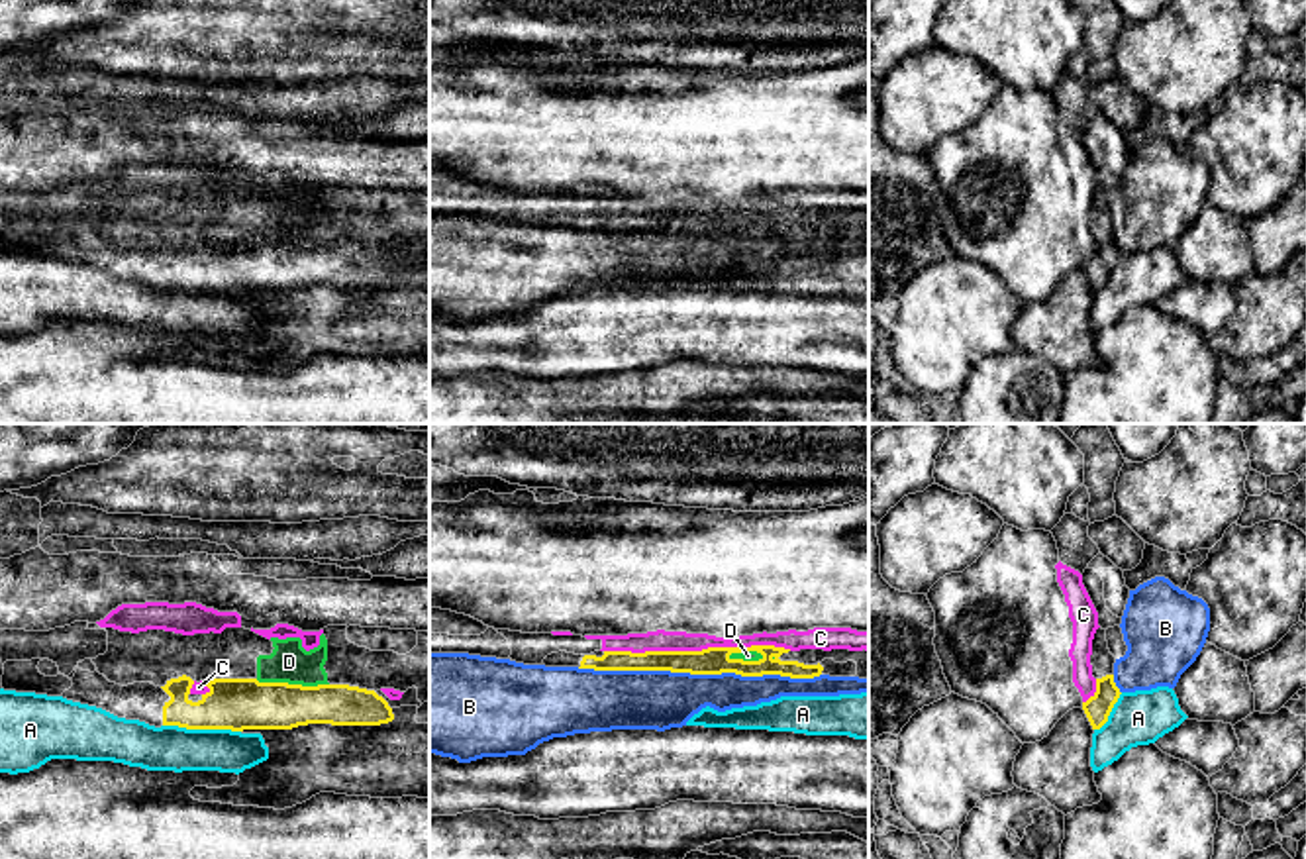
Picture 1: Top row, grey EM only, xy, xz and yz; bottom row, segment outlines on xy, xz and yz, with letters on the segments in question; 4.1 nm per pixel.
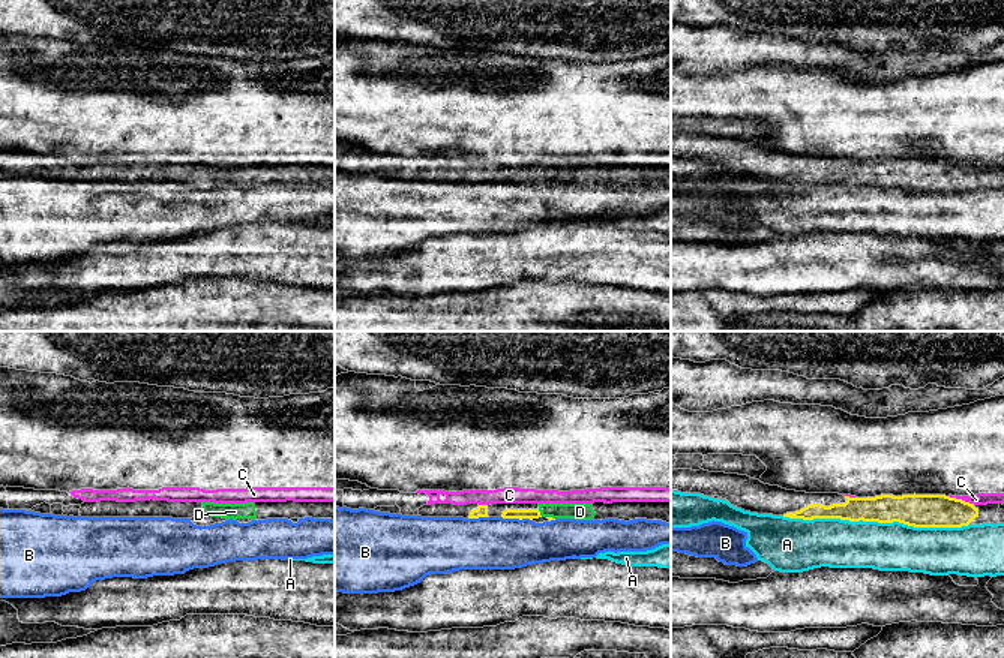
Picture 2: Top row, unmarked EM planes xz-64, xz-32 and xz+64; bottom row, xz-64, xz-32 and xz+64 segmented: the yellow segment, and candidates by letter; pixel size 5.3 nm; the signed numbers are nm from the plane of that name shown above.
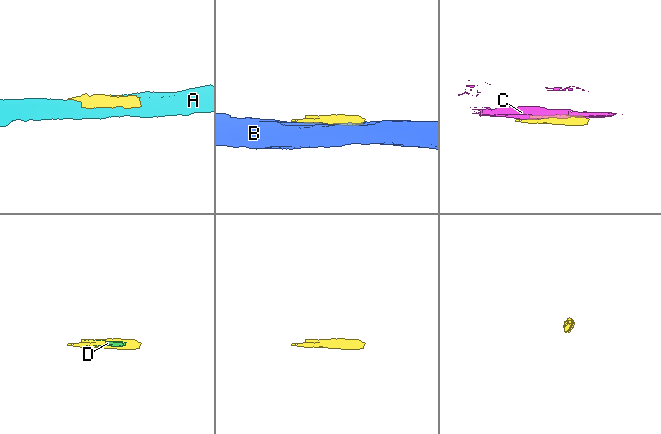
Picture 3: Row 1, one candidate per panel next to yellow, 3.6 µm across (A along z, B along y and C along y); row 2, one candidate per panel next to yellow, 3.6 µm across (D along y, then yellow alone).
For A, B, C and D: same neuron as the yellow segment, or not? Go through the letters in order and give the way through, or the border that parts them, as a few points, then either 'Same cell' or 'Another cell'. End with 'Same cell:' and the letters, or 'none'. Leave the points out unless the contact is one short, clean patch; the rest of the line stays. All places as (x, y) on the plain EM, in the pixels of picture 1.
A: Another cell
B: Another cell
C: Another cell
D: Same cell
Same cell: D

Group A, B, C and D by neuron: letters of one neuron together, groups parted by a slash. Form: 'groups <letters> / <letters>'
groups A / B / C / D

